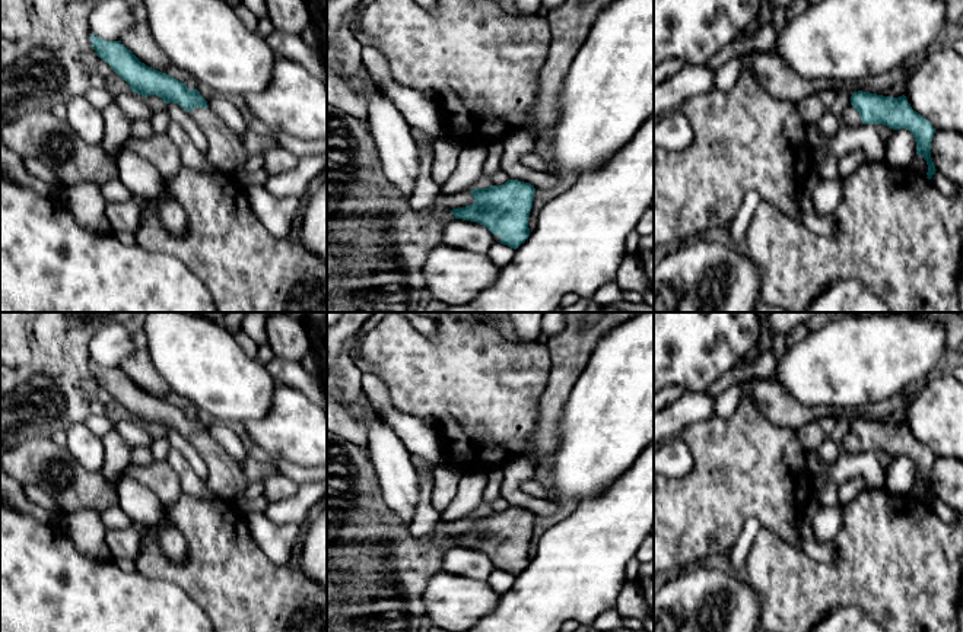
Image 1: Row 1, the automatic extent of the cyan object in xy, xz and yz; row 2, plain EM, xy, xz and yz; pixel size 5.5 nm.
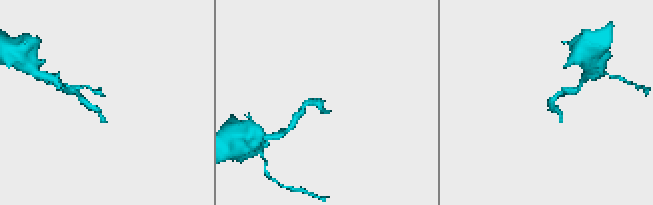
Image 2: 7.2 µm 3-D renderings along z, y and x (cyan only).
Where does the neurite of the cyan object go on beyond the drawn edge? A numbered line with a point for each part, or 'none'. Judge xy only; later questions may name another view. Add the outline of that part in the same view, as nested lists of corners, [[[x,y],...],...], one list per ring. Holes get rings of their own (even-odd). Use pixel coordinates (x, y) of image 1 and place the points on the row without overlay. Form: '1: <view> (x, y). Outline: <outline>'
1: xy (226, 479). Outline: [[[194,435],[188,441],[207,464],[206,485],[214,498],[236,501],[250,483],[244,469],[210,435]]]

